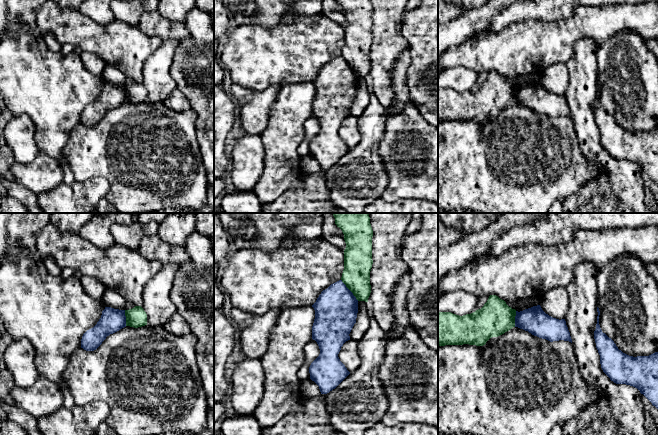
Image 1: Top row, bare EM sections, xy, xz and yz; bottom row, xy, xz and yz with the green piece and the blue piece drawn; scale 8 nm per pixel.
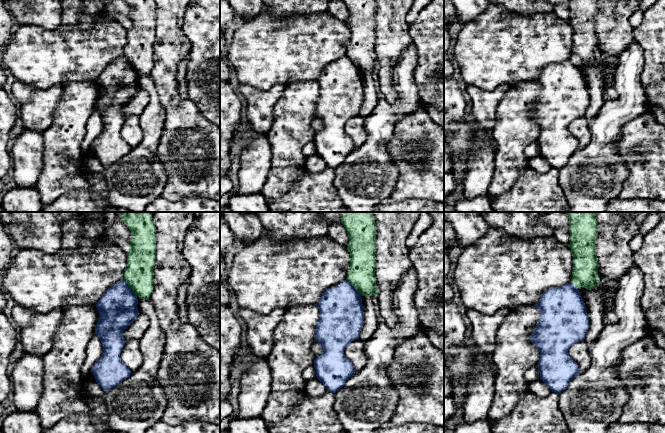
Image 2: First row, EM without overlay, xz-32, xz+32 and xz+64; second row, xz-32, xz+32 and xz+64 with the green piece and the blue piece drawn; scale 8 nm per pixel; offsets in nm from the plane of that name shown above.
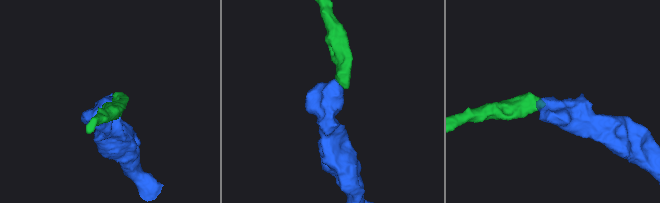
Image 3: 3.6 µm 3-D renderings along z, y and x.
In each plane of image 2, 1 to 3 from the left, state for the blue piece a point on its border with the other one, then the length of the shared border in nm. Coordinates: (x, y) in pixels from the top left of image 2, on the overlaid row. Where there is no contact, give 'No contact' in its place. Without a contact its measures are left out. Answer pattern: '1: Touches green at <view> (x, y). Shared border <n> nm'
1: Touches green at xz-32 (129, 286). Shared border 180 nm
2: Touches green at xz+32 (354, 287). Shared border 180 nm
3: Touches green at xz+64 (574, 285). Shared border 80 nm

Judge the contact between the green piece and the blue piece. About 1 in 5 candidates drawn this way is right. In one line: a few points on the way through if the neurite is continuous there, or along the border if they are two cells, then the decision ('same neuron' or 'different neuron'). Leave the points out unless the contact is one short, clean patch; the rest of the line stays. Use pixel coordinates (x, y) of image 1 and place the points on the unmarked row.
along xz (341, 55), (358, 76) | different neuron

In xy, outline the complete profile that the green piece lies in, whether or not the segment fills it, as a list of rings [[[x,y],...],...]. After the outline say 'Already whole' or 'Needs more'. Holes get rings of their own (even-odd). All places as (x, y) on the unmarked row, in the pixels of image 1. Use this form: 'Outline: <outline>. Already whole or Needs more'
Outline: [[[141,82],[125,86],[126,102],[138,104],[147,101],[147,90]]]. Already whole

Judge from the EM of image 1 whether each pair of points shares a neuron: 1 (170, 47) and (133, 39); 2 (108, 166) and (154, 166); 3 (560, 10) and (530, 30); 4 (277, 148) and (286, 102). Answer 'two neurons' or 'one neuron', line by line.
1: two neurons
2: one neuron
3: two neurons
4: one neuron

